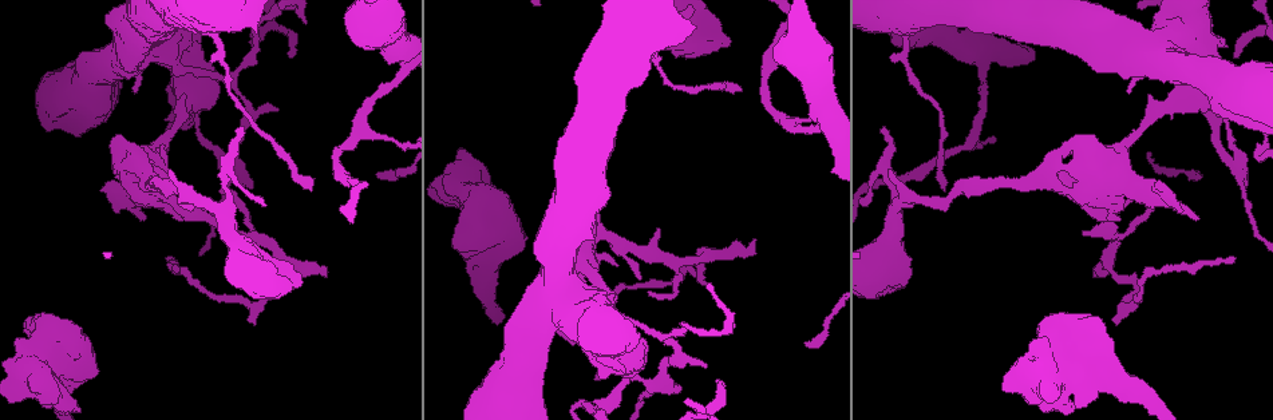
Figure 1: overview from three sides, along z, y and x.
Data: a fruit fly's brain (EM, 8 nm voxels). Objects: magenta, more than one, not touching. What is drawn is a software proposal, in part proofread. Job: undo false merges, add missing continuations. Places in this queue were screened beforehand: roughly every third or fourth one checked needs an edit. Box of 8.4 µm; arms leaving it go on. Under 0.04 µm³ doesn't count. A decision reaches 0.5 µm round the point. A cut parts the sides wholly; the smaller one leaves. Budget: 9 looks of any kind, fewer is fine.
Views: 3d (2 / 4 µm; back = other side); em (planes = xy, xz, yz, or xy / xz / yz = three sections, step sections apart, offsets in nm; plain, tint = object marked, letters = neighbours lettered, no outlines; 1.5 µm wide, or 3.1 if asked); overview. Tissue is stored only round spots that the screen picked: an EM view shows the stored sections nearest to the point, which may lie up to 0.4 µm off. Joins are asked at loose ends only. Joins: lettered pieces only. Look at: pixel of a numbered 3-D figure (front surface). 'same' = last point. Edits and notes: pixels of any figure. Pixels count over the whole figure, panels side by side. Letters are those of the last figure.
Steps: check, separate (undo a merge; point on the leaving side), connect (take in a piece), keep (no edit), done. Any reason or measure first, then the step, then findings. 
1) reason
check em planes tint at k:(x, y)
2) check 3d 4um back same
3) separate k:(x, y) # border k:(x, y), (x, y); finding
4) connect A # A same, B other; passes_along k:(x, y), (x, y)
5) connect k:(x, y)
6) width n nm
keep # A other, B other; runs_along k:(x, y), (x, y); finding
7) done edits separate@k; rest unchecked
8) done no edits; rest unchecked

free end
check 3d 2um at 1:(166, 257)

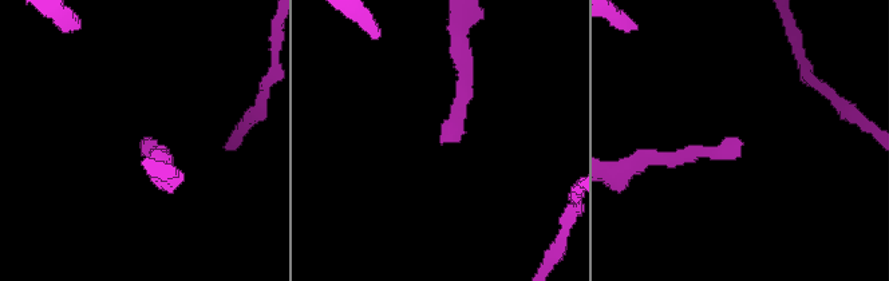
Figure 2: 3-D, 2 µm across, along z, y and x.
need the tissue
check em yz step 8 tint at 2:(439, 142)

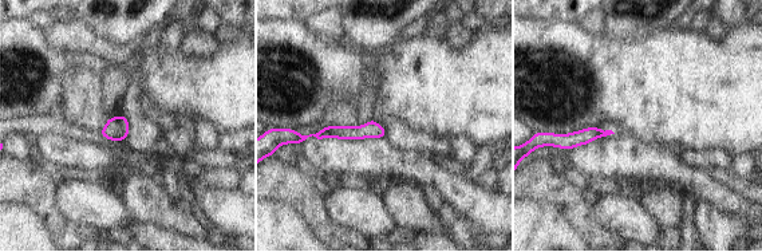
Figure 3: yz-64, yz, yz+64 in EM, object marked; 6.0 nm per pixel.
check em planes letters same

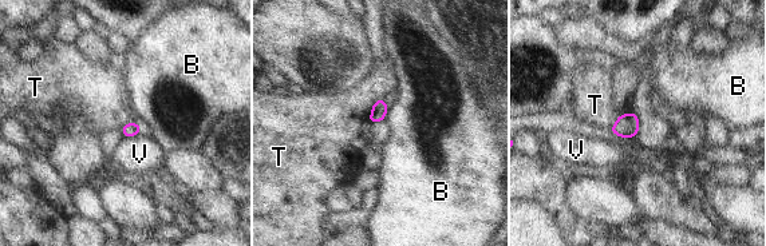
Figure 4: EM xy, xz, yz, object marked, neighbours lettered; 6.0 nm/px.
keep # B other, T other, V other; no lettered piece goes on from it

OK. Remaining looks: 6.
an open end
check em planes letters at 1:(107, 199)

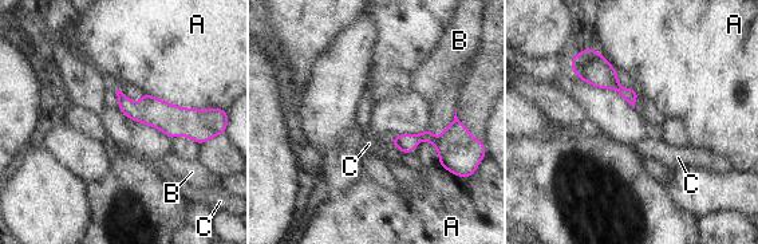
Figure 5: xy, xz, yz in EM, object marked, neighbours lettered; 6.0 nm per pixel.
keep # A other, B other, C other; border 5:(143, 93), (180, 106), (212, 109); no lettered piece goes on from it

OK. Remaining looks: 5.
check 3d 2um at 1:(223, 213)

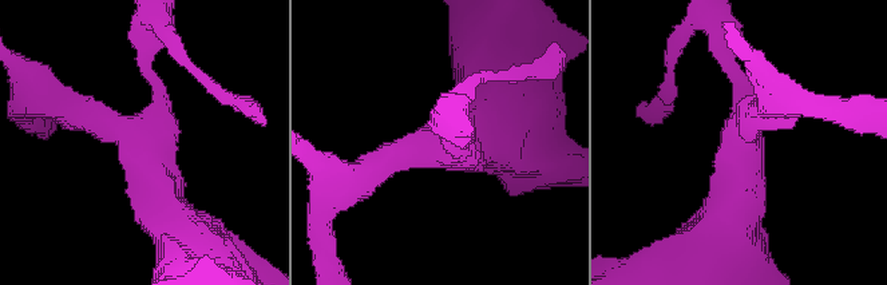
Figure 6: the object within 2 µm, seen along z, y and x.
arms 3; arm_widths 160, 260, 380 nm; need the tissue
check em xy step 8 tint at 6:(434, 147)

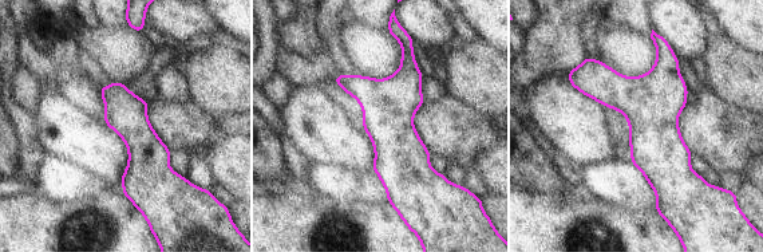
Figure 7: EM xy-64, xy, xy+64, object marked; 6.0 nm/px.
another direction
check em planes letters same

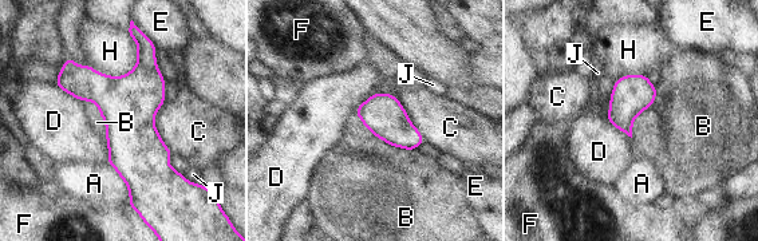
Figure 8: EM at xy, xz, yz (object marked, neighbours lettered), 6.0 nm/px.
keep # A other, B other, C other, D other, E other, F other, H other, J other; border 8:(355, 113), (375, 135), (414, 150); all the same neuron

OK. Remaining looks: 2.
stops while still wide
check em xz step 4 letters at 1:(31, 391)

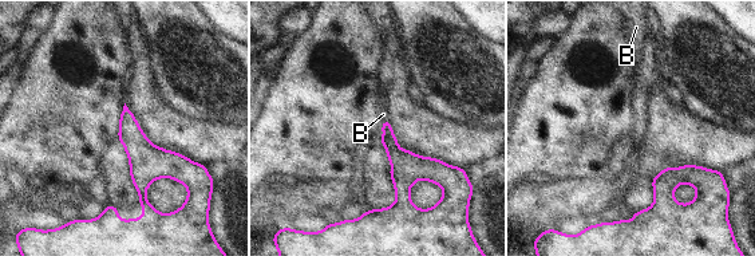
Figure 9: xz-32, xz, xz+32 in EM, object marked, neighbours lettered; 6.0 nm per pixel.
keep # B other; runs_along 9:(386, 126), (402, 161), (398, 207); none of them fits

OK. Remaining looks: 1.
done no edits; rest unchecked

